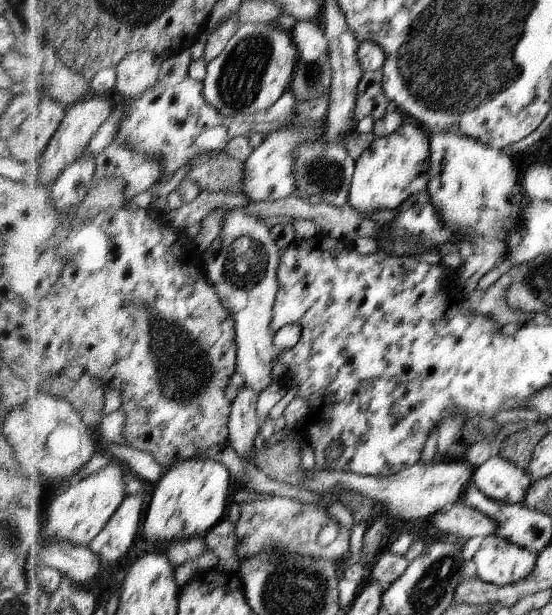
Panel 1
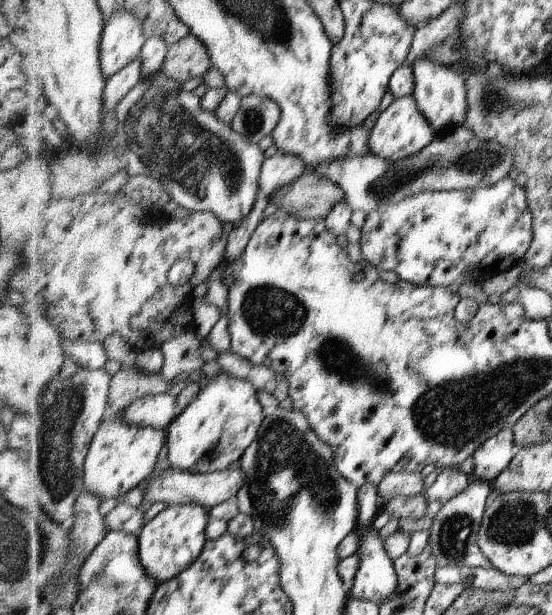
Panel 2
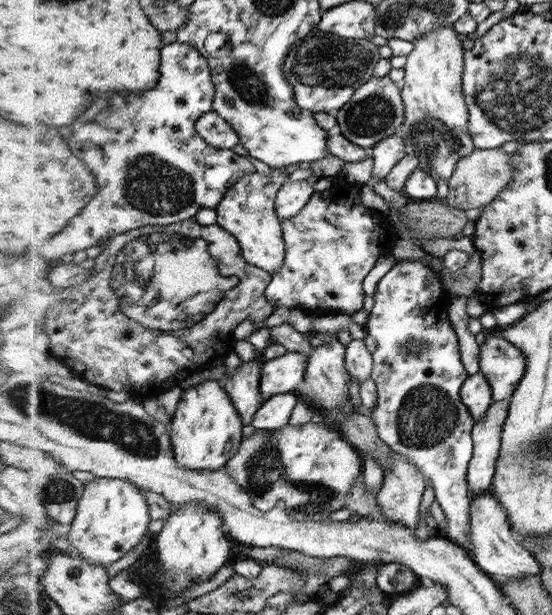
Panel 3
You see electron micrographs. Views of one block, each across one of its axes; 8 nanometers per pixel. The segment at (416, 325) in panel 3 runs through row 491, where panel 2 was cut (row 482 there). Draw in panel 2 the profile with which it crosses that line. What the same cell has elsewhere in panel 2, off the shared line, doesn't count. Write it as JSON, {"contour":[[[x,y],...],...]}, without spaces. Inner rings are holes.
{"contour":[[[443,468],[438,470],[439,475],[435,482],[426,490],[425,498],[429,502],[438,500],[447,502],[464,492],[472,477],[461,471],[460,468]]]}

